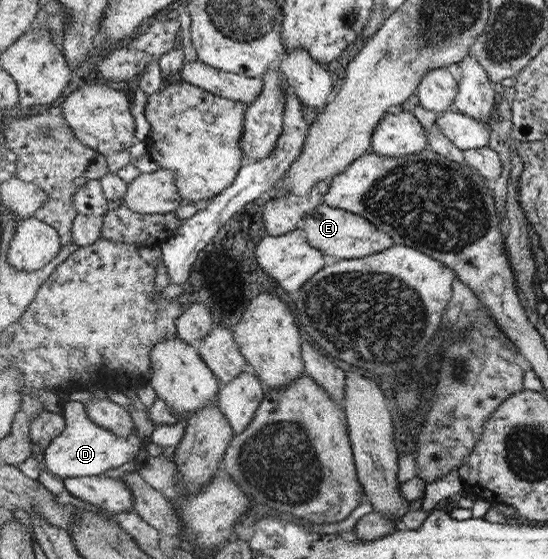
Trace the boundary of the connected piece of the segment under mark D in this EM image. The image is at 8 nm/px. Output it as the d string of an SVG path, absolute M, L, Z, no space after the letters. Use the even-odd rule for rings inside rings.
M68 400L64 404L64 417L66 418L67 428L63 435L56 438L49 446L46 457L45 457L45 469L54 472L64 479L71 477L94 477L100 474L105 474L105 472L110 472L109 470L115 470L119 468L119 465L125 466L129 462L133 462L137 458L141 448L143 448L143 442L139 438L139 434L135 431L132 435L128 437L117 436L115 433L103 428L100 424L97 424L89 414L86 407L86 400L72 401Z

